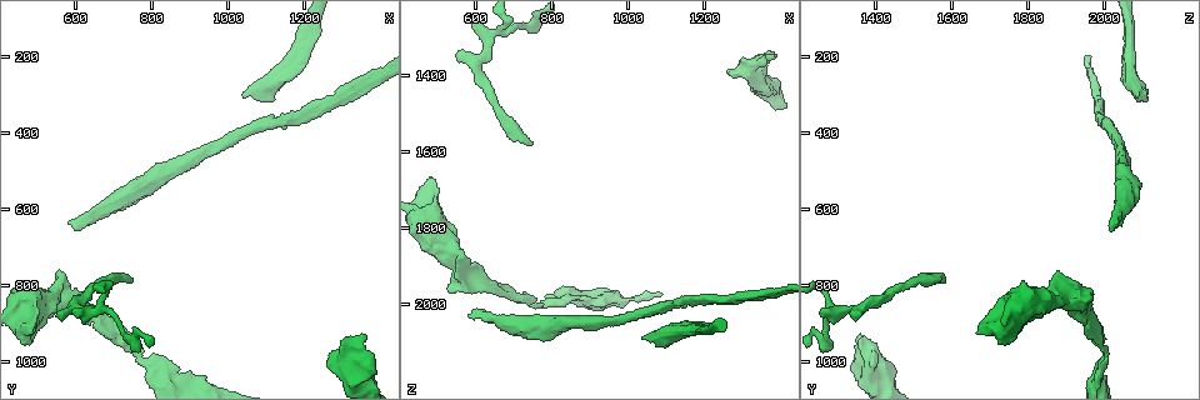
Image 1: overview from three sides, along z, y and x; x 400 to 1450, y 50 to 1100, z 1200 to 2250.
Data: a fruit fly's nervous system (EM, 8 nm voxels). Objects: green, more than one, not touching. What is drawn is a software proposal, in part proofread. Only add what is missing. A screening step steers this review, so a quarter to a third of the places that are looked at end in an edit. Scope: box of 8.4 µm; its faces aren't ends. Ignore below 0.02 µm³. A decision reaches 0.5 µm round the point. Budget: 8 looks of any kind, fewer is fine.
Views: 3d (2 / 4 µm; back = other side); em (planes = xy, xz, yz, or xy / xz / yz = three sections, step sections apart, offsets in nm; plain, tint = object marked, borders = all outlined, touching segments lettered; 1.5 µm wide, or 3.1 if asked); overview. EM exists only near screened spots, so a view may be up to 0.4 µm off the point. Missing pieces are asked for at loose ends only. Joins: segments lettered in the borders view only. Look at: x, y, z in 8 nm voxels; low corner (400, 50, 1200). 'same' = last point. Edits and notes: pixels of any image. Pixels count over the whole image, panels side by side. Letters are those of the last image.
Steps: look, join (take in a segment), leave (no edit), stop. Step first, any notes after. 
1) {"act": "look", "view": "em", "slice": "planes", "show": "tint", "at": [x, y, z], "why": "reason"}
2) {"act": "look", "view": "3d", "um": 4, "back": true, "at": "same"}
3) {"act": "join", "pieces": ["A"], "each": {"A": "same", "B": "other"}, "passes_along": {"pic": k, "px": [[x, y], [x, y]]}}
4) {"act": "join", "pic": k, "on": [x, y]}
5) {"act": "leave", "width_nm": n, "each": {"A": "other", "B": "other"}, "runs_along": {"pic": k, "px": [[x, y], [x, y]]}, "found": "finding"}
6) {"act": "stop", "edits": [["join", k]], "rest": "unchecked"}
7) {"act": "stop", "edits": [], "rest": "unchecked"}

{"act": "look", "view": "em", "slice": "yz", "step": 8, "show": "plain", "at": [1255, 1010, 1385], "why": "free end"}

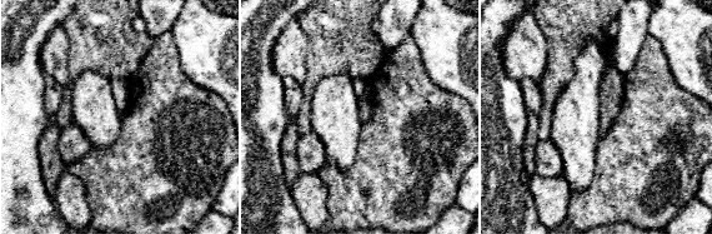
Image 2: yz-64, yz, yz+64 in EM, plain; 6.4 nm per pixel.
{"act": "look", "view": "em", "slice": "yz", "step": 8, "show": "borders", "at": "same", "why": "see the neighbours"}

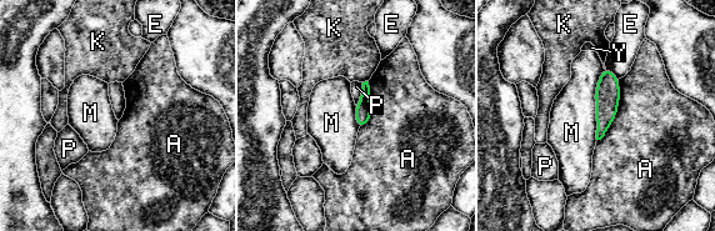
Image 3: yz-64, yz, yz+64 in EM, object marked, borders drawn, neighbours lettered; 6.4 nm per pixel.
{"act": "leave", "each": {"A": "other", "E": "other", "K": "other", "M": "other", "P": "other", "Y": "other"}, "border": {"pic": 3, "px": [[363, 83], [360, 100], [356, 106]]}, "found": "no lettered segment goes on from it"}

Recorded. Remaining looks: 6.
{"act": "look", "view": "3d", "um": 2, "back": true, "at": [1035, 305, 2090], "why": "free end"}

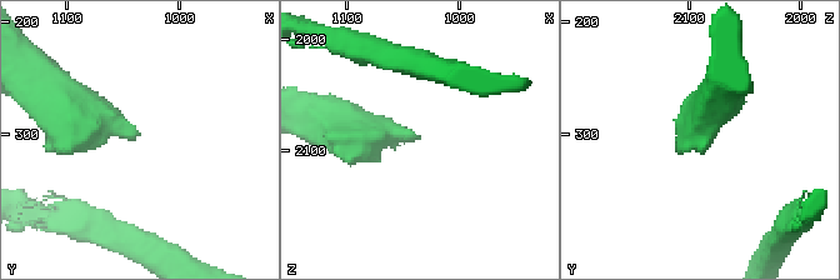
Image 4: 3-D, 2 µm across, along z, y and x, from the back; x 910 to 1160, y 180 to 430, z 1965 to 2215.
{"act": "look", "view": "em", "slice": "xz", "step": 4, "show": "borders", "at": [1038, 306, 2084]}

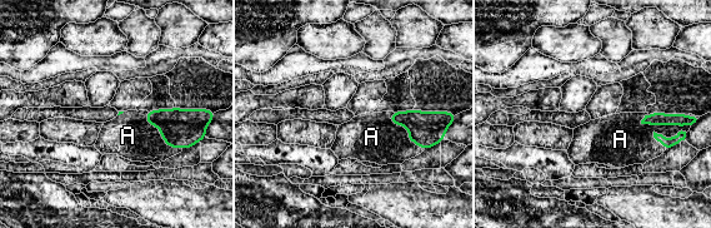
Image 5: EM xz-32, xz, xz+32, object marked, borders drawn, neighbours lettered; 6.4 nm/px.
{"act": "look", "view": "em", "slice": "yz", "step": 8, "show": "borders", "at": "same"}

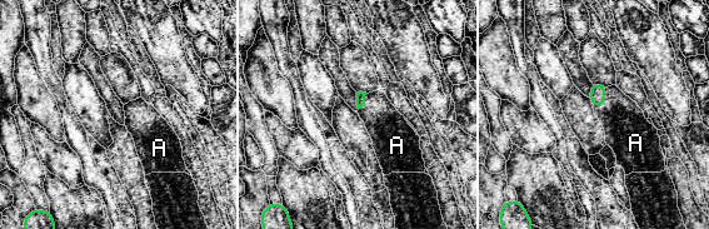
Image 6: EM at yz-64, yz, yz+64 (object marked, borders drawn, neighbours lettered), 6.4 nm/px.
{"act": "join", "pieces": ["A"], "each": {"A": "same"}, "found": "it goes on there"}

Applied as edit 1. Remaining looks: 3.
{"act": "look", "view": "3d", "um": 2, "at": [590, 640, 2030], "why": "an open end"}

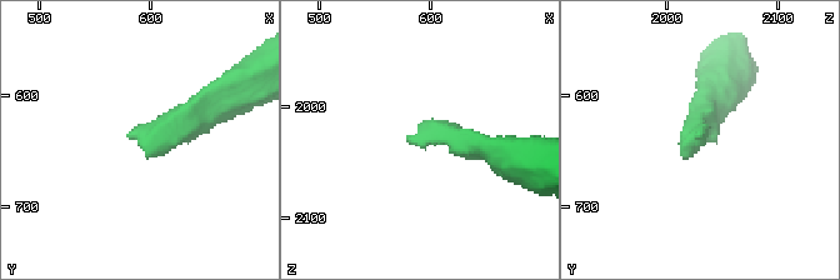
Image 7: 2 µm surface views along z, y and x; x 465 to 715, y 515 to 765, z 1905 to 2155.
{"act": "look", "view": "em", "slice": "planes", "show": "borders", "at": [584, 638, 2030]}

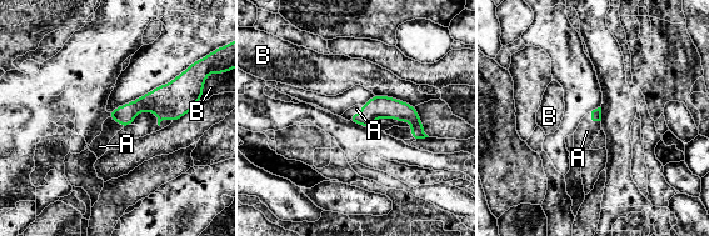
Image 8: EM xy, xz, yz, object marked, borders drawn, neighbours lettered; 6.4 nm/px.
{"act": "join", "pieces": ["A"], "each": {"A": "same", "B": "other"}, "passes_along": {"pic": 8, "px": [[378, 106], [355, 114], [357, 109]]}, "found": "it goes on there"}

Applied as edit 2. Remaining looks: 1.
{"act": "stop", "edits": [["join", 6], ["join", 8]], "rest": "unchecked"}

